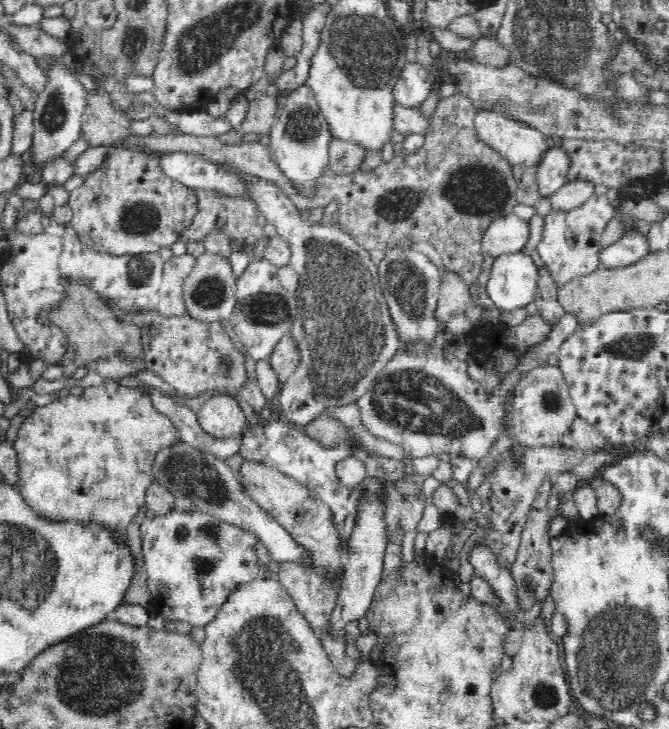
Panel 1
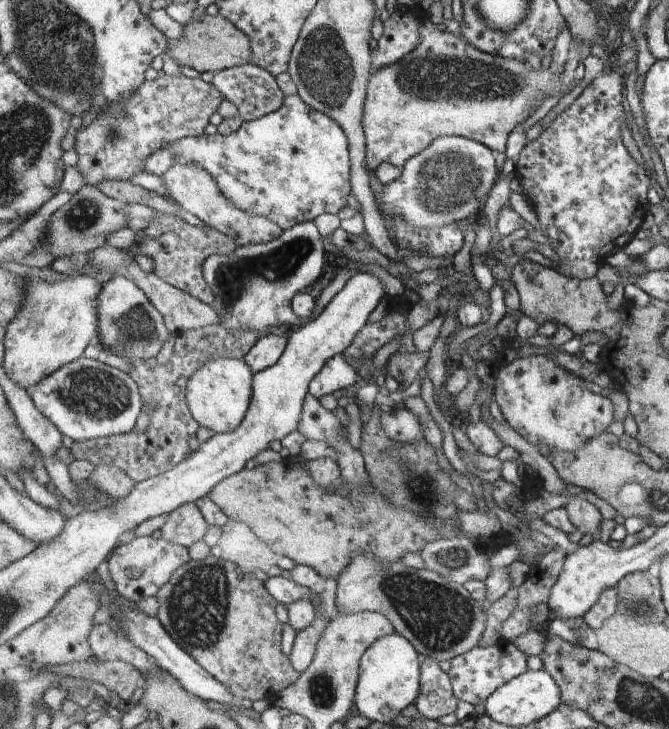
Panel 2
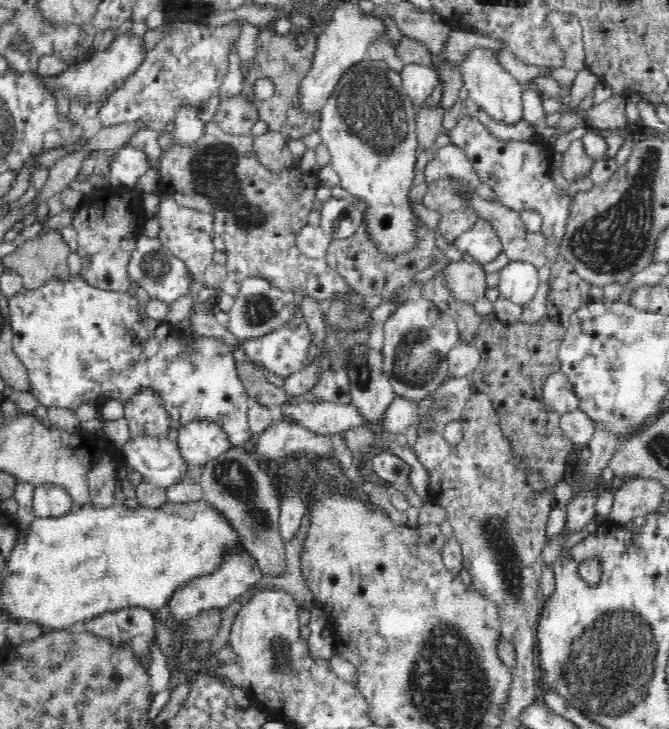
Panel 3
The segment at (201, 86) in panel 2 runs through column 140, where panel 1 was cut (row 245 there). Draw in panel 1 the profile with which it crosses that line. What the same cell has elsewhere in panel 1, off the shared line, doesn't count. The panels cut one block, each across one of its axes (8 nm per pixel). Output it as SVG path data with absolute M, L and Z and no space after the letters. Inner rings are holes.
M124 145L113 146L106 154L106 157L103 160L102 164L95 171L85 174L84 182L69 192L68 205L70 208L72 208L72 211L74 213L70 224L75 229L78 237L83 240L83 242L85 242L85 244L87 244L91 250L116 255L138 255L141 253L154 252L158 253L161 248L171 248L171 246L174 246L174 243L176 241L183 238L183 233L188 229L188 226L192 225L192 222L196 217L198 197L196 196L196 191L194 191L194 189L166 175L166 171L162 169L162 161L160 161L160 158L162 158L162 152L146 151L144 149L132 149Z

